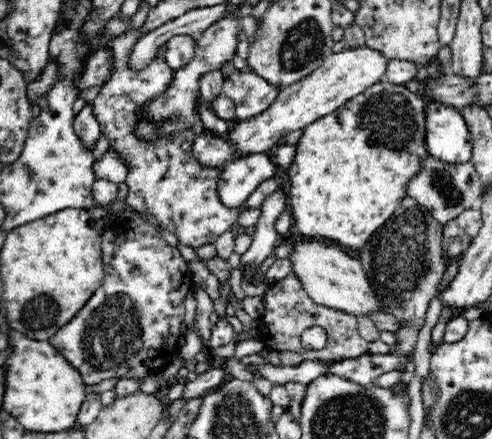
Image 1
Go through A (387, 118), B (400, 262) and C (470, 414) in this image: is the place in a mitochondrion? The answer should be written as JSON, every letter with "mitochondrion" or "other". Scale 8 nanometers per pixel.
{"A":"mitochondrion","B":"mitochondrion","C":"mitochondrion"}

